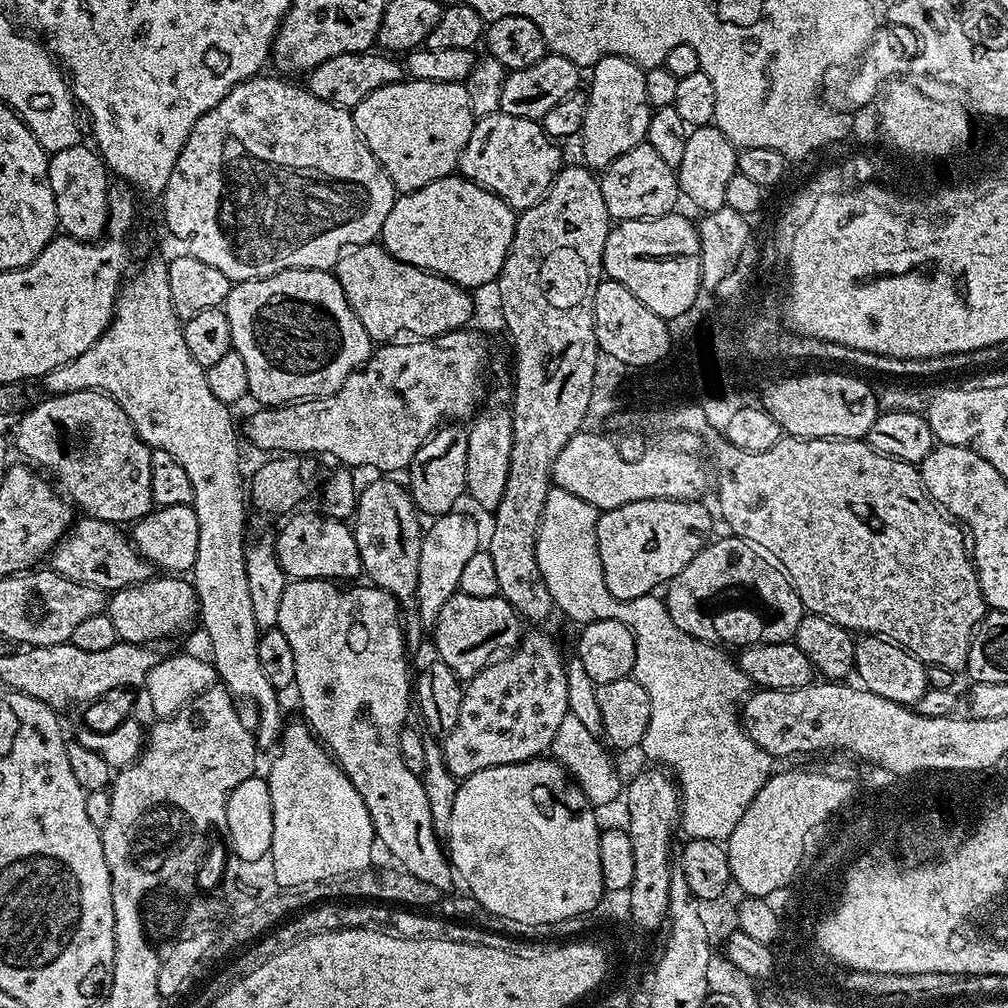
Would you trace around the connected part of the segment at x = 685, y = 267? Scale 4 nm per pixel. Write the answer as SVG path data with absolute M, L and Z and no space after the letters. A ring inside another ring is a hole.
M669 214L653 220L621 220L609 227L604 247L604 276L614 282L622 282L642 306L650 306L654 314L669 322L676 316L690 310L696 298L701 295L702 277L700 274L700 233L695 223L691 224L684 216Z

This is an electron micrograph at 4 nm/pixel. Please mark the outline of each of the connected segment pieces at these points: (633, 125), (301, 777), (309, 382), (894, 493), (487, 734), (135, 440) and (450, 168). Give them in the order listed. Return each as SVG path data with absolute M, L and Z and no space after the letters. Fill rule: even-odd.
M607 56L592 65L592 85L586 88L584 125L578 133L587 167L609 168L614 158L622 158L626 150L645 143L653 109L648 102L644 74L645 69L621 56Z
M304 722L285 723L275 752L276 757L266 771L266 779L270 786L270 802L274 806L274 838L270 855L278 888L287 890L303 884L316 884L319 880L348 876L351 872L360 872L369 867L373 863L372 844L376 840L372 819L366 810L366 802L362 802L362 794L354 790L354 782L350 782L350 778L340 769L331 752Z
M291 268L282 270L273 276L258 278L257 280L241 280L233 283L230 294L224 299L223 305L226 318L230 322L230 334L232 335L232 347L238 354L242 354L242 363L246 366L246 378L248 379L248 394L253 395L261 406L283 406L293 402L329 396L346 382L346 378L357 368L361 368L374 351L374 342L366 334L362 322L358 322L358 314L346 302L346 294L342 294L342 286L338 282L335 271L326 268Z
M785 435L774 446L770 446L770 450L762 450L762 454L743 452L728 440L717 438L712 444L712 468L716 471L716 496L720 499L720 512L728 523L727 531L741 540L747 540L752 547L759 548L765 556L779 564L811 615L826 618L853 634L871 634L893 640L901 648L917 656L926 666L949 668L953 674L963 673L967 669L972 636L986 615L984 595L978 586L976 566L972 563L970 548L961 525L945 515L940 505L928 495L917 465L884 456L863 439L803 440L800 436Z
M532 632L523 637L515 648L501 655L484 667L476 676L464 684L462 710L458 710L458 722L450 734L443 737L442 747L446 766L457 774L473 776L484 768L503 764L521 764L523 760L543 757L558 734L562 718L570 715L566 702L566 656L544 632Z
M67 392L44 398L21 418L14 448L29 465L48 468L55 487L85 517L128 526L154 507L150 494L152 449L142 443L122 406L104 392Z
M405 78L398 84L382 86L382 90L374 90L374 94L370 94L370 98L351 109L351 113L358 134L384 168L385 174L391 178L393 186L401 193L413 192L430 182L438 182L438 178L453 175L477 121L470 110L470 94L466 94L463 84L426 82L411 78Z

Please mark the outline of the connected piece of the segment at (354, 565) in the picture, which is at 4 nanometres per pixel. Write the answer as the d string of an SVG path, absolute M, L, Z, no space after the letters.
M297 511L289 515L284 529L274 536L275 553L281 570L294 580L330 580L352 582L363 573L362 558L358 554L358 542L351 527L345 521L325 516L319 511Z

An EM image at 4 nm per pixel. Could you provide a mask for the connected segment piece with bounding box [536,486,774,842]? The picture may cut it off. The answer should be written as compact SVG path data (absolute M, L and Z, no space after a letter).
M552 486L549 487L546 494L546 506L544 513L540 519L540 529L536 535L536 557L538 558L538 570L542 574L542 578L546 582L546 586L552 595L553 605L558 606L564 612L568 612L568 616L572 620L577 620L577 625L593 624L599 620L617 620L622 622L634 634L634 666L632 667L632 676L640 683L642 690L646 690L646 694L650 694L650 726L646 726L646 738L642 745L642 752L649 756L651 763L656 766L663 766L674 777L679 790L680 799L682 801L682 815L680 817L679 827L684 828L685 837L692 839L710 839L714 841L724 842L730 834L734 834L734 826L738 826L738 818L742 818L742 814L746 814L746 810L750 806L750 802L758 794L758 790L762 790L762 786L767 782L768 777L773 775L774 764L773 757L769 756L766 750L759 748L754 741L745 734L744 725L740 722L738 709L741 707L742 701L749 695L750 681L748 675L741 670L739 663L735 659L732 660L727 656L725 649L720 646L713 646L704 640L696 640L690 634L680 632L678 626L674 626L674 618L670 618L668 608L665 606L663 599L659 595L649 594L647 596L639 596L633 600L619 600L608 595L606 590L606 578L600 573L600 555L598 554L598 542L596 541L596 517L598 510L594 506L590 506L590 502L586 502L582 498L578 498L574 494L570 494L566 490Z

